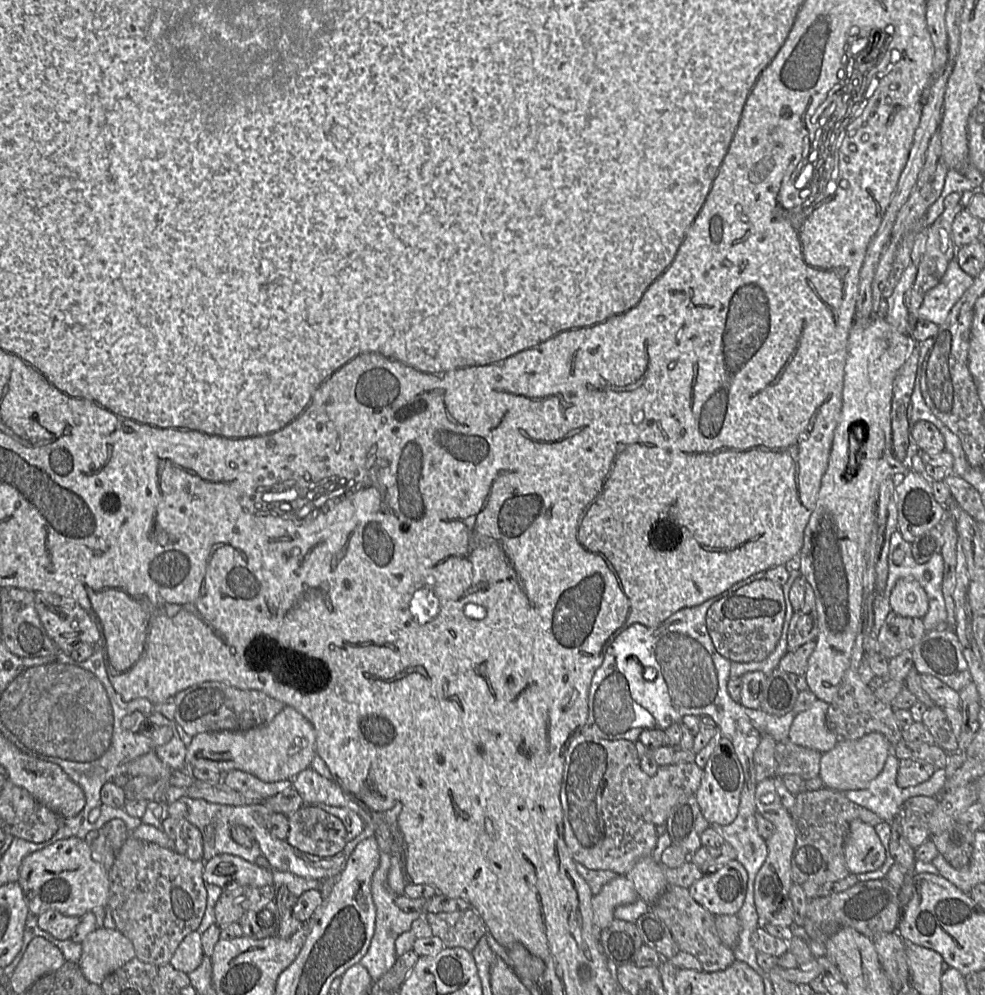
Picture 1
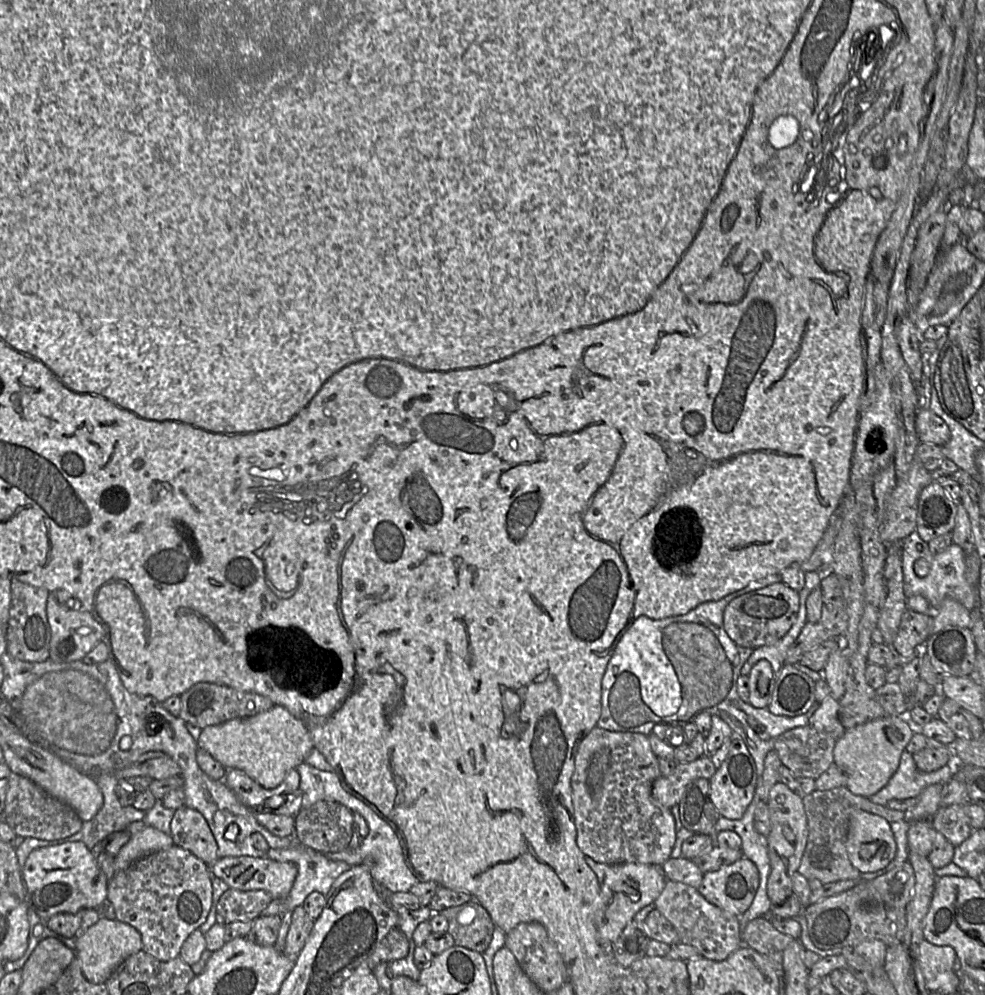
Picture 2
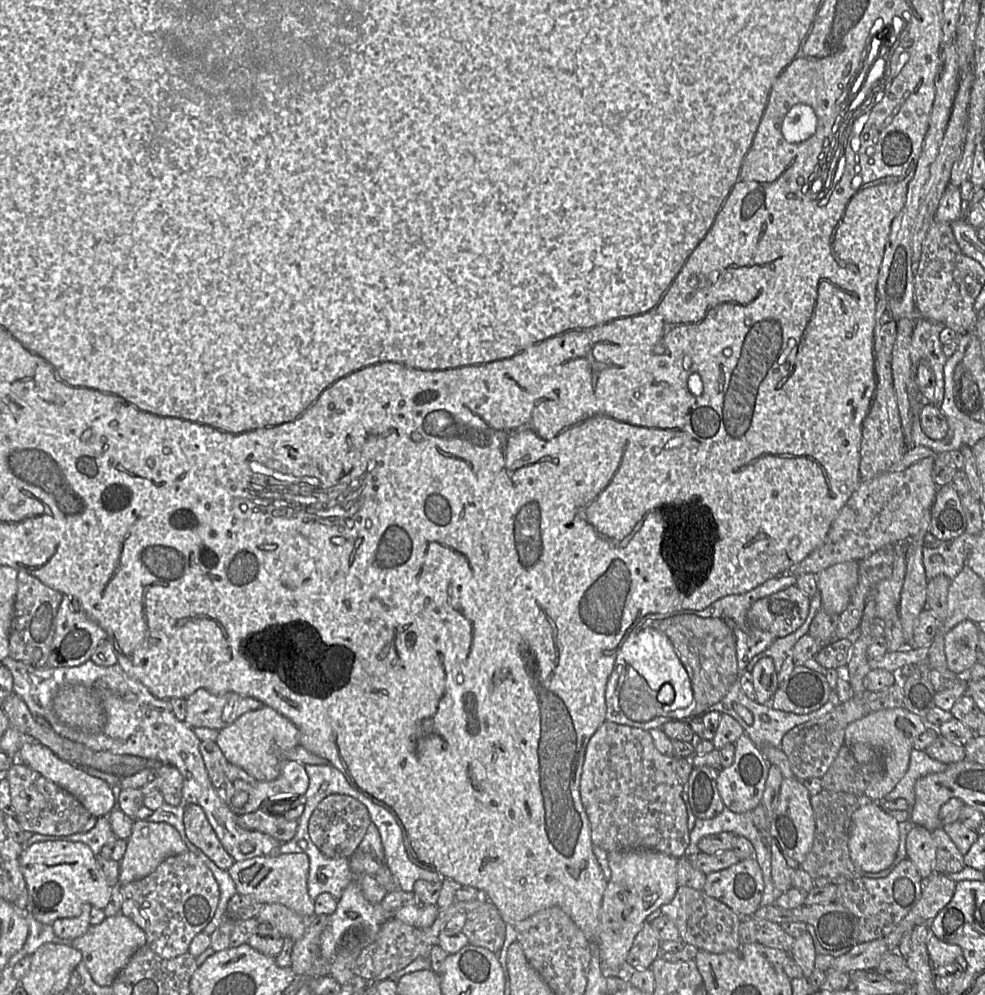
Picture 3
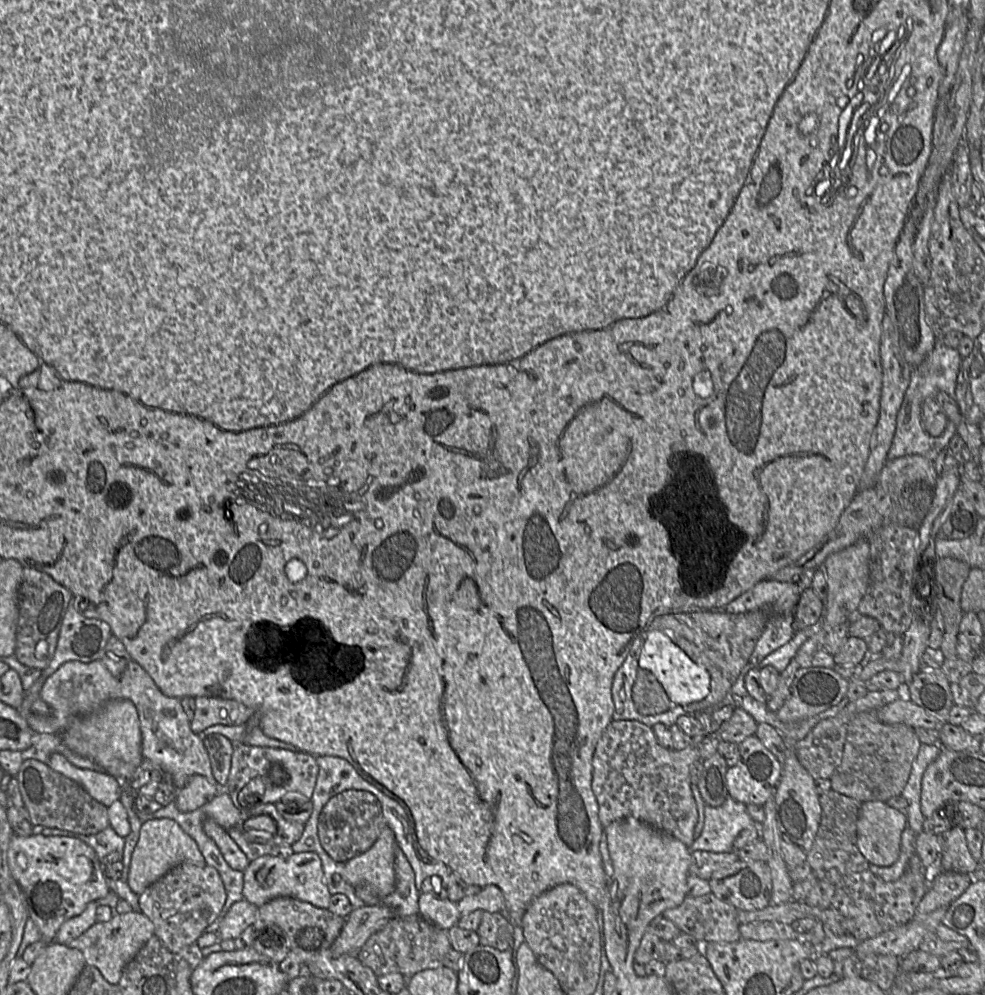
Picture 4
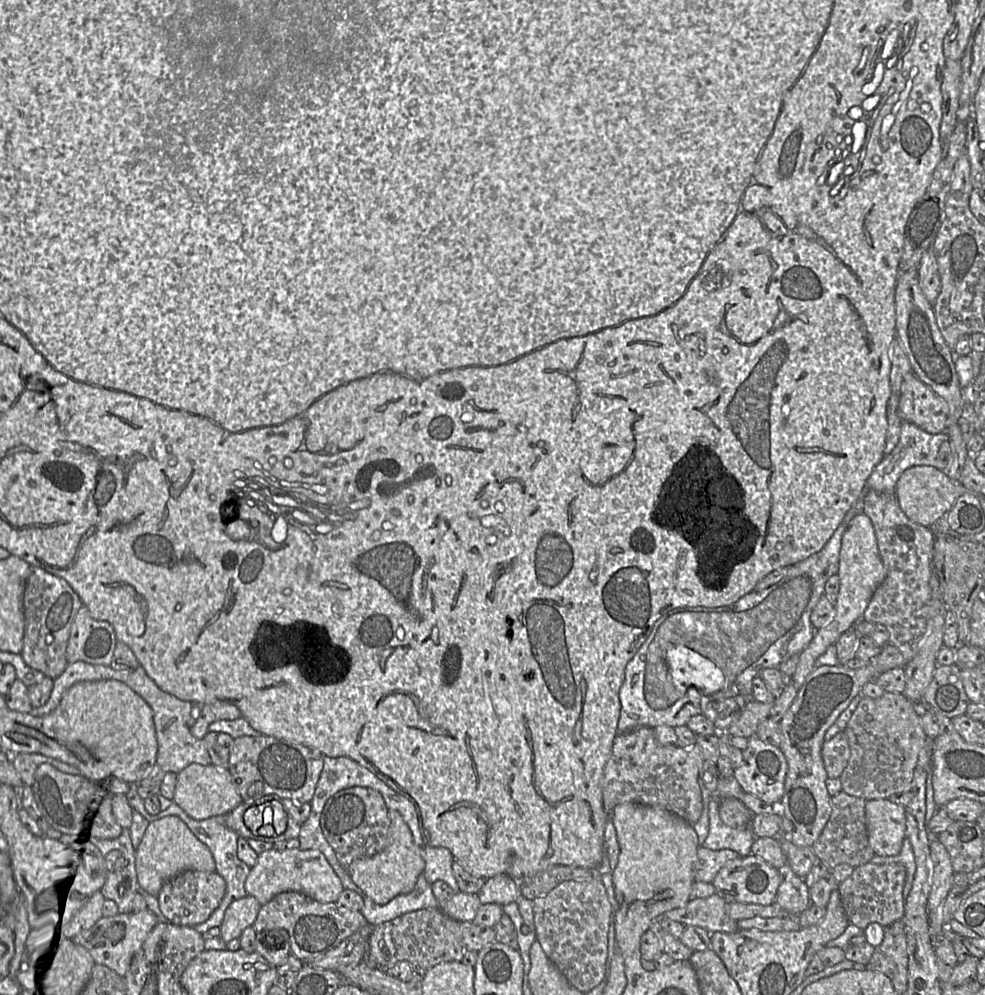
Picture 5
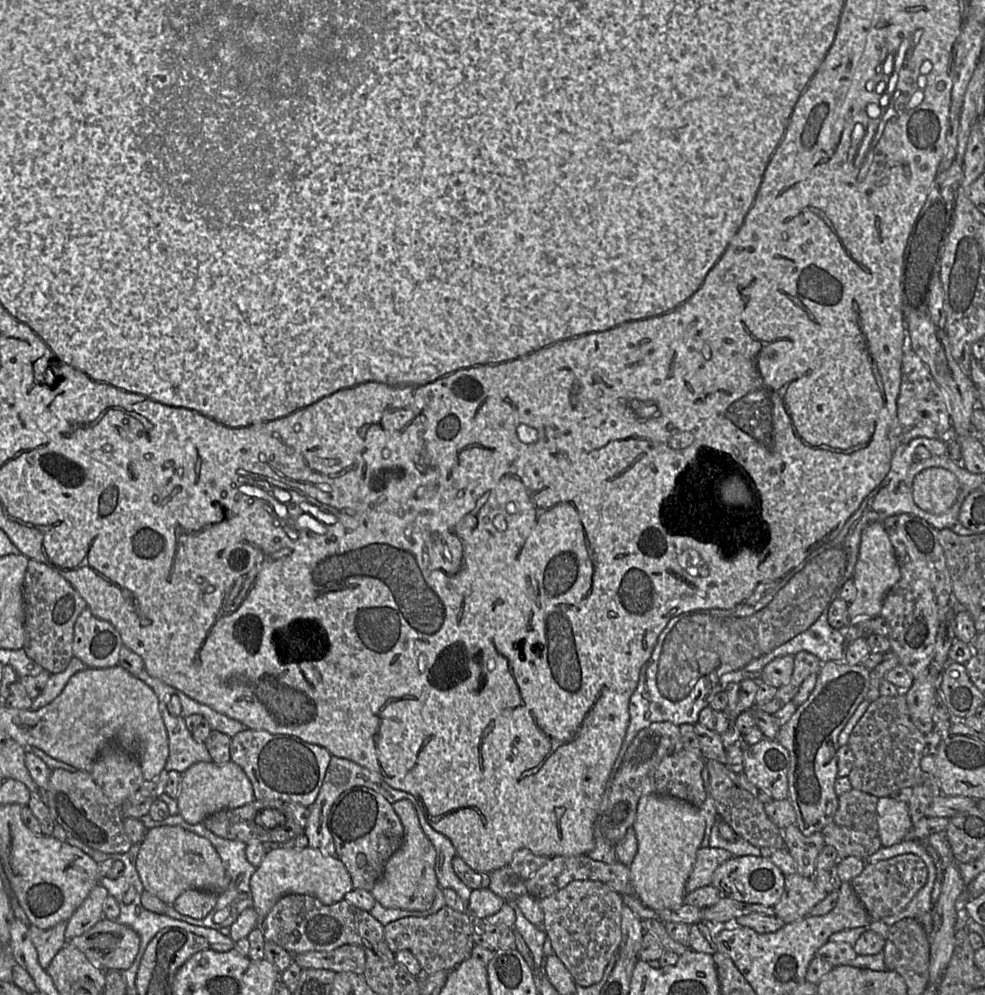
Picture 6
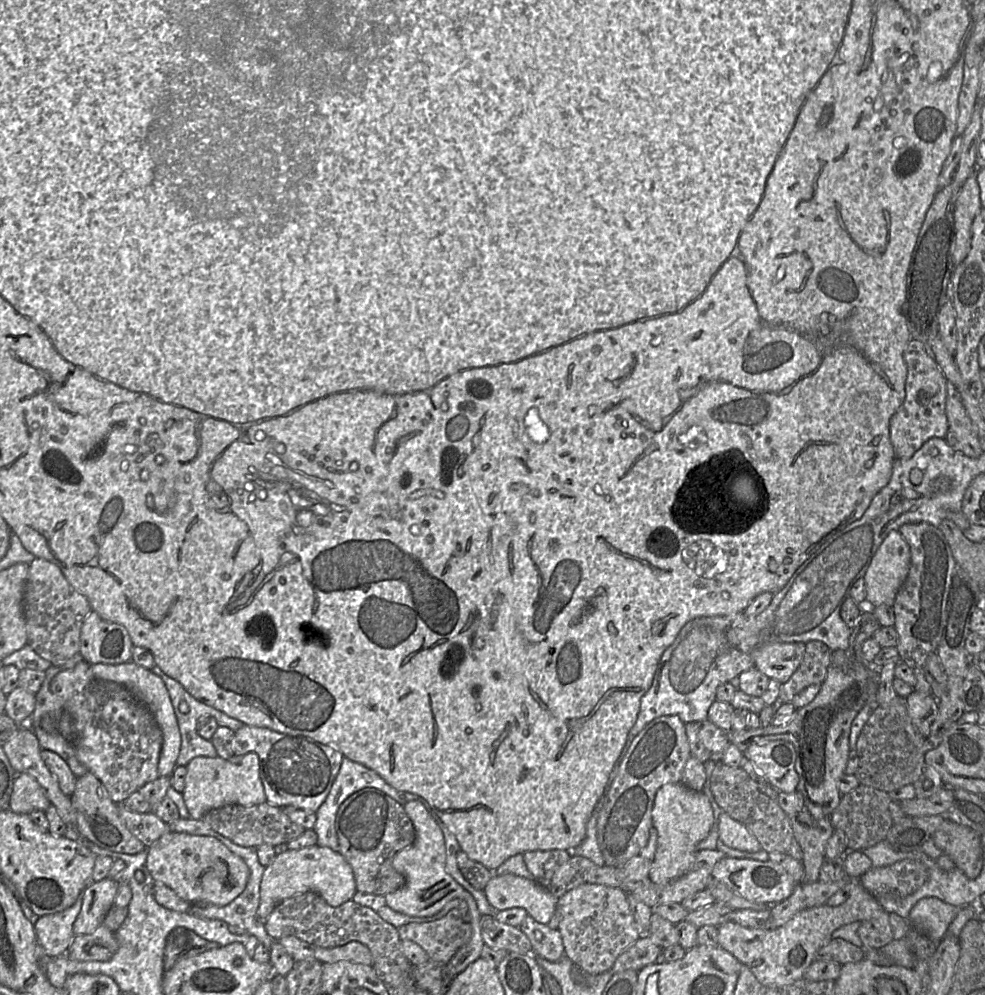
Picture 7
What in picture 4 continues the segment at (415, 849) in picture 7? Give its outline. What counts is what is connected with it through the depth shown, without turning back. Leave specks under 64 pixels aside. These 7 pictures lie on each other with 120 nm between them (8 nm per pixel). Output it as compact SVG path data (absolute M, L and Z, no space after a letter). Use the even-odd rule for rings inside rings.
M385 825L370 849L344 863L341 877L354 888L368 887L378 897L385 897L395 889L394 869L396 839Z

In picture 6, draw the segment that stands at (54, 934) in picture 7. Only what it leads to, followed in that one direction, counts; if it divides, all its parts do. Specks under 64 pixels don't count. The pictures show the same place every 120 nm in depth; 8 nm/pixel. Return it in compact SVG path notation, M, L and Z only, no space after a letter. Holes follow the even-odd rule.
M62 921L49 929L29 925L30 938L37 950L40 965L47 969L54 956L65 946L67 921Z

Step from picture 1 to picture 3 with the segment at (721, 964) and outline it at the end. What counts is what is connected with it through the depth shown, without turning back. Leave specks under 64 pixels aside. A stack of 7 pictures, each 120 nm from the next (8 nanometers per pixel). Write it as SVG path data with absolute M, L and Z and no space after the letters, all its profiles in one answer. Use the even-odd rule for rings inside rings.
M679 886L668 904L661 906L661 914L668 916L676 925L681 940L711 953L725 953L737 949L740 941L739 927L742 917L724 903L703 891Z

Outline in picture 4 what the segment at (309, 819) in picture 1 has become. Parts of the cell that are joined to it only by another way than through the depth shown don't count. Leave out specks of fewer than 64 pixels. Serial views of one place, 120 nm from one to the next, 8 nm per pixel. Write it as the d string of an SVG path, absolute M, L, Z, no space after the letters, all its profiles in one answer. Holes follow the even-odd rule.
M345 790L323 806L317 823L318 837L323 849L336 862L345 863L372 847L386 825L377 797L363 790Z

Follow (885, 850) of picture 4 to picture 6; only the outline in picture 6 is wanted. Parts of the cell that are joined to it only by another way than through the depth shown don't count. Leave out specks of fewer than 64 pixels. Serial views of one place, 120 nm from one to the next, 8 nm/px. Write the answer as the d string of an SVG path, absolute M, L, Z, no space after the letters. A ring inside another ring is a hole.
M880 797L877 818L879 837L884 847L900 843L908 837L912 829L909 807L903 801Z

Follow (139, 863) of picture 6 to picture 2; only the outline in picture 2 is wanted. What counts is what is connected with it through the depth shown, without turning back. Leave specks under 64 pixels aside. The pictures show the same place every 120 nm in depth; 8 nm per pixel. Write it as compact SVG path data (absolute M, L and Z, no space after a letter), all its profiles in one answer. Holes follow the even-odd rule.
M153 826L132 835L130 840L120 849L115 856L116 872L126 869L138 859L174 845L170 834L166 834Z

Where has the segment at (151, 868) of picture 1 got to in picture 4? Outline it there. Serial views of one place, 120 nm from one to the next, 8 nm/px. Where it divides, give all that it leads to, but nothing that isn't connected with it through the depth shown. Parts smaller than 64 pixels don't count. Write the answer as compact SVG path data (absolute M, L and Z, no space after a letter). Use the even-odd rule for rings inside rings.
M191 863L175 866L148 886L138 898L140 912L153 922L154 935L173 953L180 952L183 948L197 941L199 936L204 933L205 928L218 917L225 900L226 891L219 872L208 864L200 867Z

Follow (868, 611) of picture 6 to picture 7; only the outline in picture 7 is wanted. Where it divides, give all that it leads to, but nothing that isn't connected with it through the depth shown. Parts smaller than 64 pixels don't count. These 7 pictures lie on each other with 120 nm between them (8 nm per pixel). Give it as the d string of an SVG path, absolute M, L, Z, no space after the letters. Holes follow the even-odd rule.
M898 530L884 539L863 576L865 603L871 608L894 604L897 592L905 582L911 563L908 543Z

